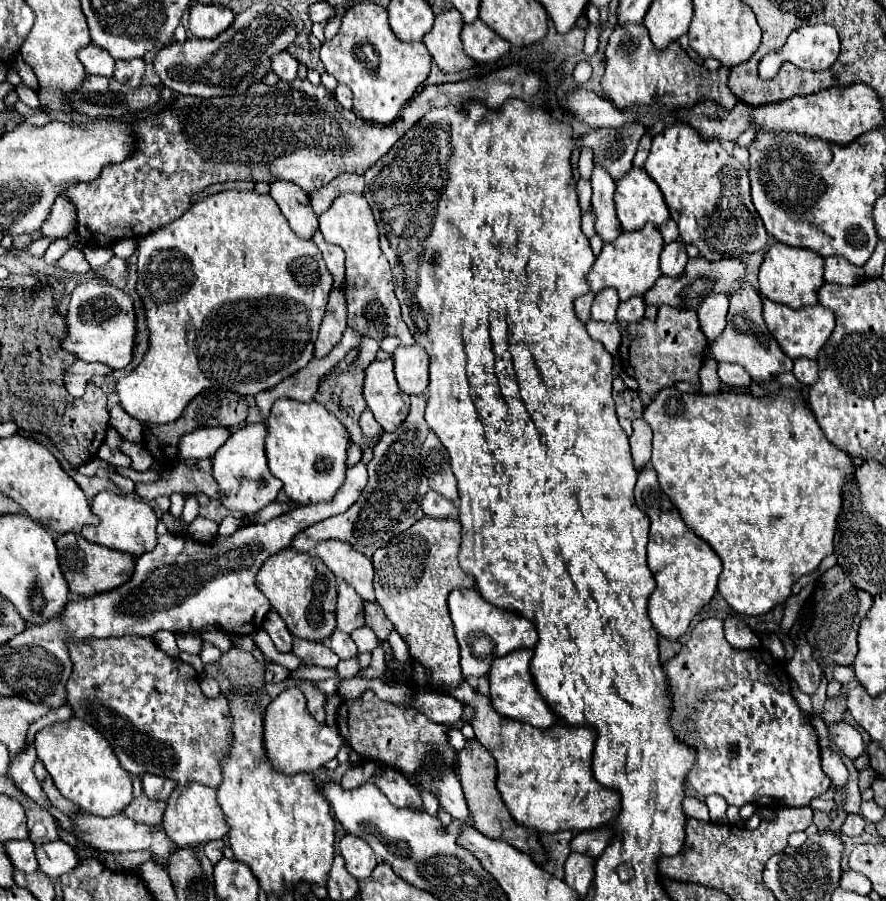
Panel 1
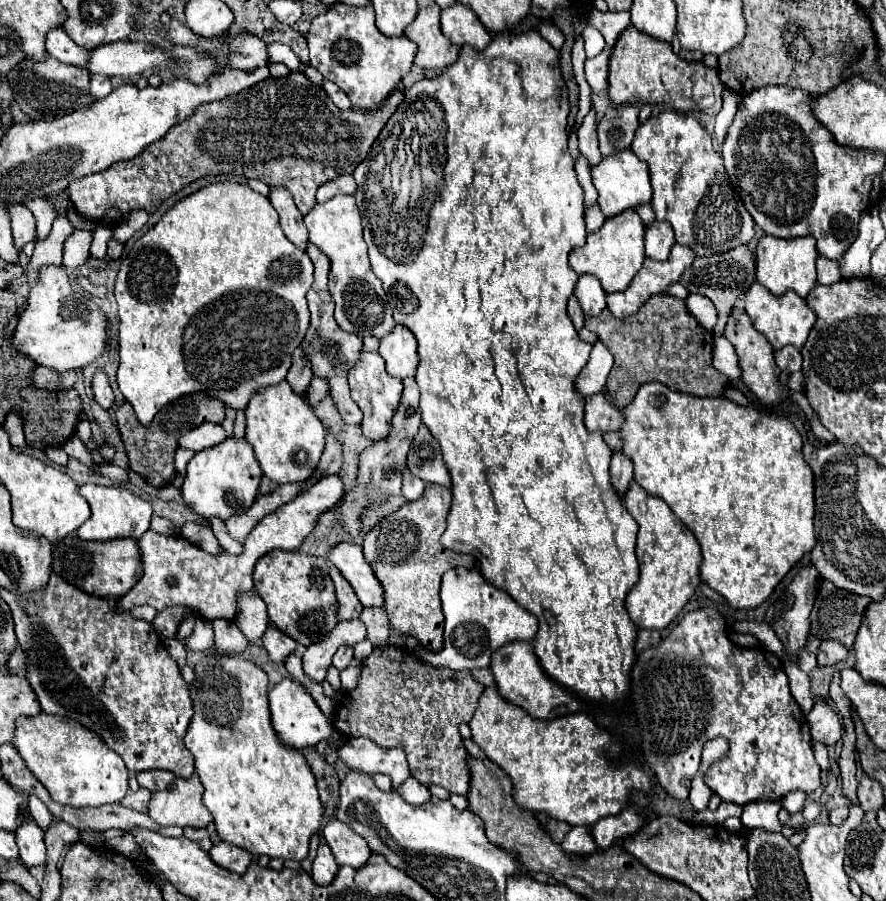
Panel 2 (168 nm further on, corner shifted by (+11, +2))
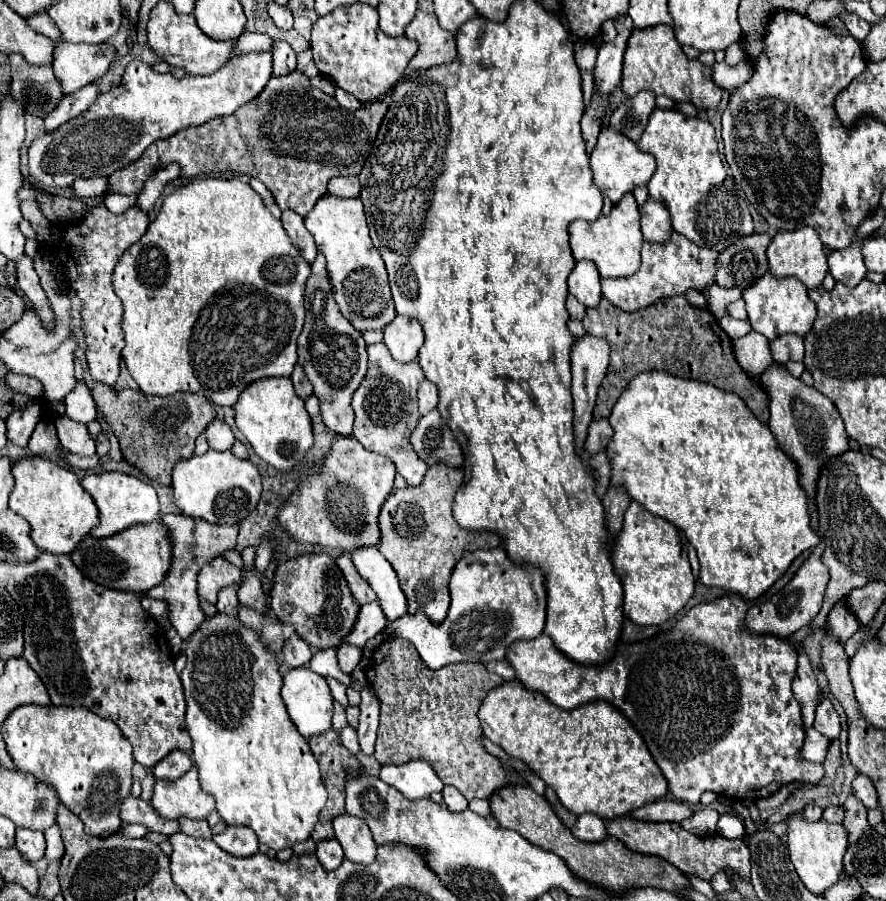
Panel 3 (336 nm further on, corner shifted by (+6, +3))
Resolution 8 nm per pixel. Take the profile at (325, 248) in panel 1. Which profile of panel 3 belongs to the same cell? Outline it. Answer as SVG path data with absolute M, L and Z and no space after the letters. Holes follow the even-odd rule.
M317 253L313 261L313 273L307 279L305 289L305 311L307 319L303 325L303 333L299 335L299 365L303 365L307 379L315 387L315 395L321 401L321 415L325 425L335 433L351 433L355 413L351 409L351 397L355 389L359 389L365 373L367 373L367 345L359 331L351 327L351 323L339 313L335 305L325 257Z

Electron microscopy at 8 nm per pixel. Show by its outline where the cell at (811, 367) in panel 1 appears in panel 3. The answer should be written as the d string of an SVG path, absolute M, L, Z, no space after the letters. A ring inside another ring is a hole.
M791 333L777 337L775 341L771 341L771 353L773 353L775 361L781 365L785 365L789 361L803 361L803 353L805 353L803 339L797 335L791 335Z

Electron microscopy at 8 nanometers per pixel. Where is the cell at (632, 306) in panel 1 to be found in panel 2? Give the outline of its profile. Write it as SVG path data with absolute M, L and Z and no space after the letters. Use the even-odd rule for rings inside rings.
M676 244L672 250L670 250L670 256L668 260L654 260L654 258L646 258L640 272L634 276L634 280L630 282L630 286L624 290L624 292L614 292L614 294L606 294L606 306L608 310L616 316L616 318L626 318L626 316L632 316L640 310L640 306L654 294L662 294L668 290L670 284L678 282L680 276L684 274L686 268L692 266L696 254L688 248L688 246L680 246Z

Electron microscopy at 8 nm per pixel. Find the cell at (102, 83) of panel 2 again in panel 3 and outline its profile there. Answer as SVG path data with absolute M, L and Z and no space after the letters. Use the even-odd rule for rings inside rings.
M95 83L85 85L83 89L71 93L71 95L65 95L63 101L59 103L59 107L45 117L45 129L47 131L57 129L65 121L79 117L91 103L95 103L95 97L99 97L99 87Z

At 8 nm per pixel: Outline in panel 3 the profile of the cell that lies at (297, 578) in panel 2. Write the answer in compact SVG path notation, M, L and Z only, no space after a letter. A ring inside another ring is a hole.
M307 553L295 559L281 561L271 585L271 611L281 623L295 627L297 635L313 647L327 649L341 643L355 623L359 605L353 601L341 569L327 553Z

